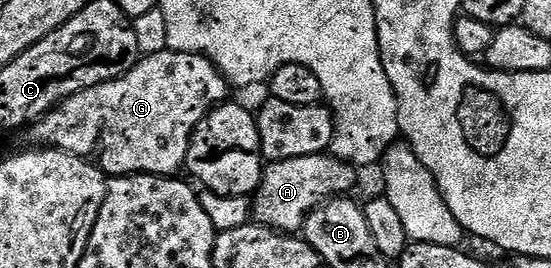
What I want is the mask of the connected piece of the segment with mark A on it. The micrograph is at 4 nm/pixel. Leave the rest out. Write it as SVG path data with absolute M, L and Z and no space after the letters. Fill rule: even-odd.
M332 153L311 157L295 157L287 161L269 163L261 172L261 183L251 196L252 218L272 231L297 233L305 226L305 218L331 199L345 197L357 183L358 173L351 163L338 159Z

